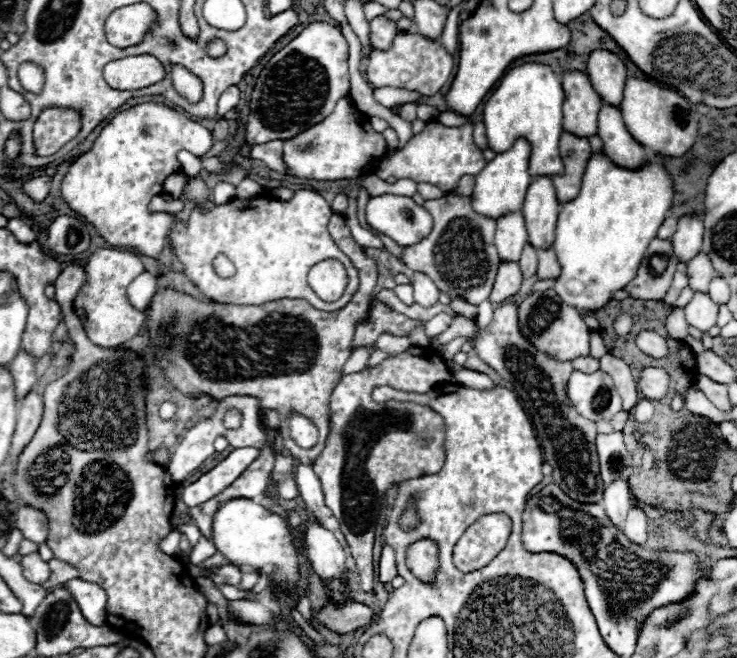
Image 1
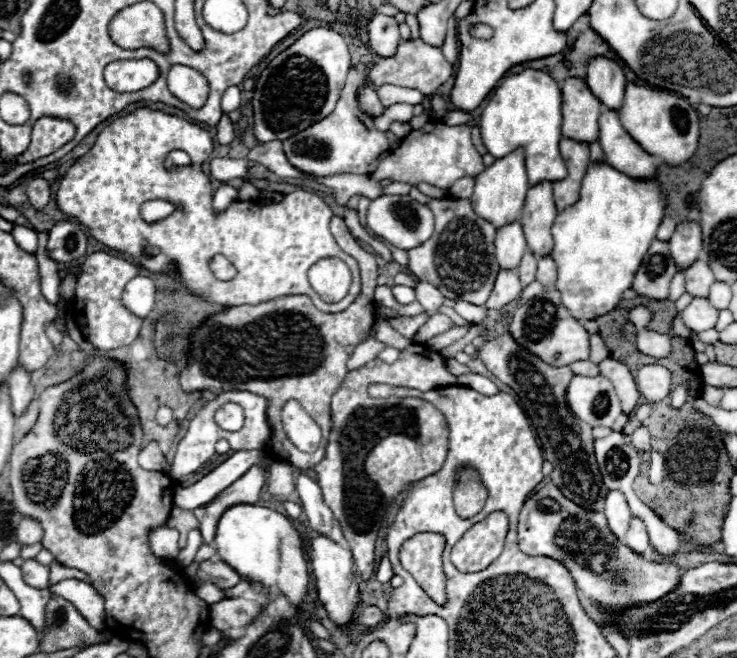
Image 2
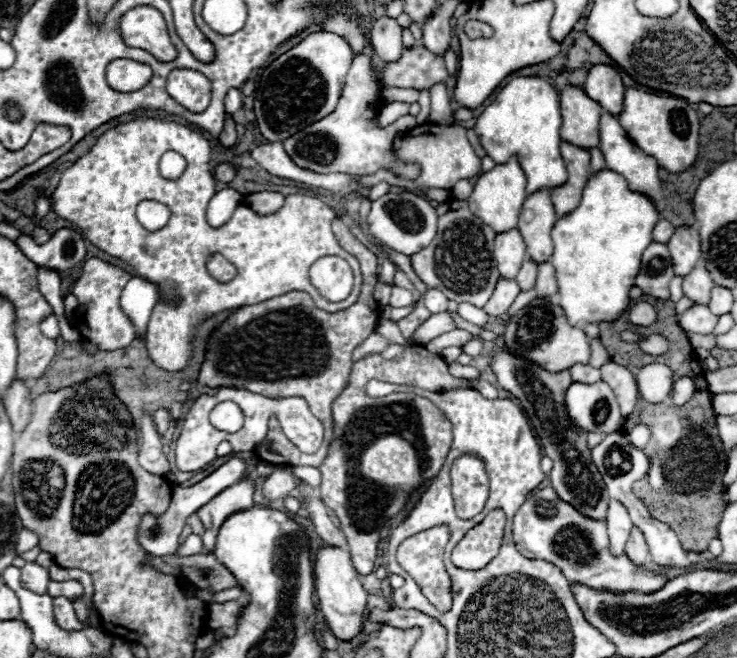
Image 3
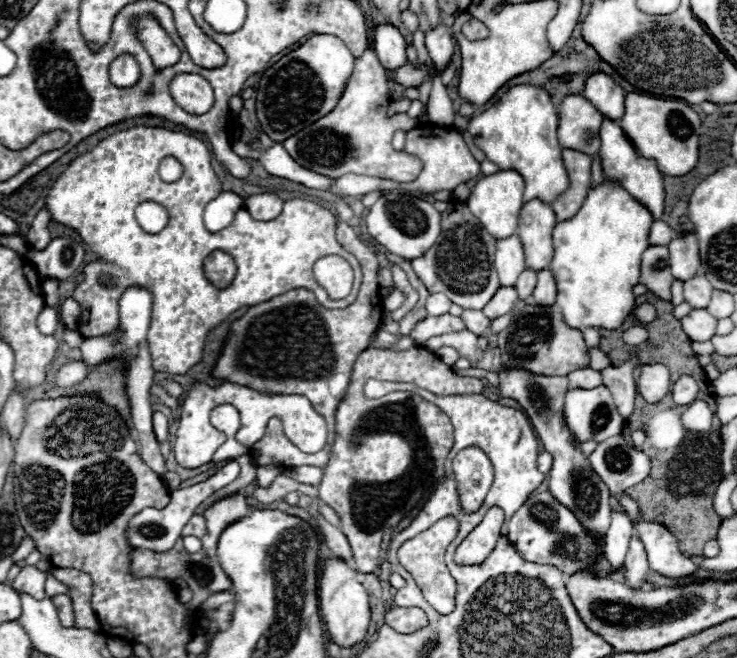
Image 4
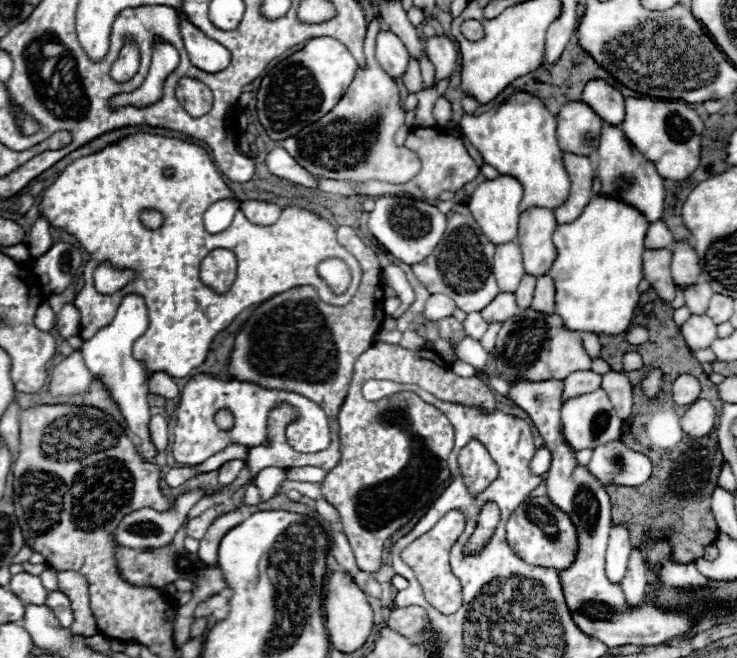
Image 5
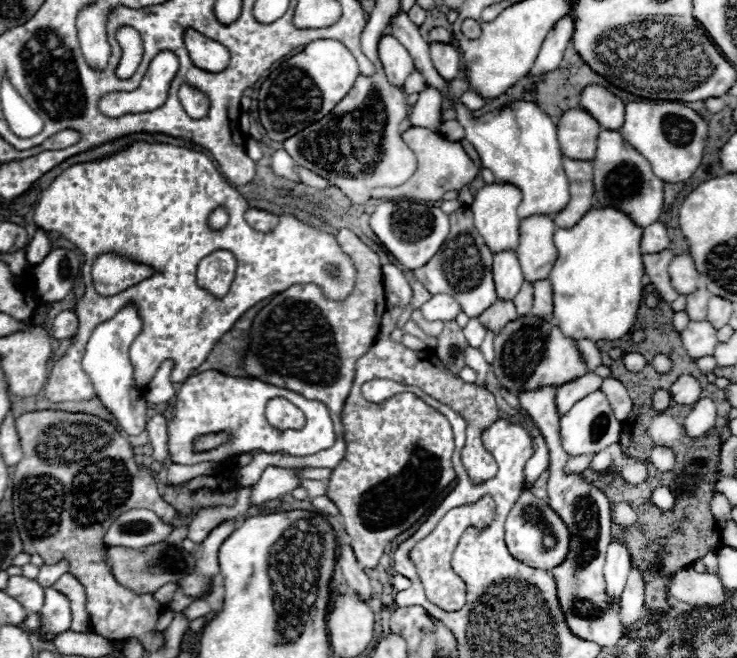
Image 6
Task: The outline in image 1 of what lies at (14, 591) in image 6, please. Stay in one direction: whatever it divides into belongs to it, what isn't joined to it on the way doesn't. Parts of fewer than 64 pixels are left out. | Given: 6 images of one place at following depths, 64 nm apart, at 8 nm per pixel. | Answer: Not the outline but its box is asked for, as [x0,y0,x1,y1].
[22,552,50,584]

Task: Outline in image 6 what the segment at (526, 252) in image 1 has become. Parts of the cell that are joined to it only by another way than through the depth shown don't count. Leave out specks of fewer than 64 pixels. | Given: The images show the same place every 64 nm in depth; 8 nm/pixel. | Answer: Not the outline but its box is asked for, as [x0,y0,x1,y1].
[514,282,532,316]

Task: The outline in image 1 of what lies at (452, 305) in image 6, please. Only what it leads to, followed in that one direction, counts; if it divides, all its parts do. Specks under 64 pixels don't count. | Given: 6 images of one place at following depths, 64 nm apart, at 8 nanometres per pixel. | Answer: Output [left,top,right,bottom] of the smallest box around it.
[412,272,440,308]

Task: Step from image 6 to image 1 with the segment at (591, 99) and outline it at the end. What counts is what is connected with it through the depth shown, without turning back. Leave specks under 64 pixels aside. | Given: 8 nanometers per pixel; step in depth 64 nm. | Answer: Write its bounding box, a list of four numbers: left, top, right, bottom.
[586,50,626,106]

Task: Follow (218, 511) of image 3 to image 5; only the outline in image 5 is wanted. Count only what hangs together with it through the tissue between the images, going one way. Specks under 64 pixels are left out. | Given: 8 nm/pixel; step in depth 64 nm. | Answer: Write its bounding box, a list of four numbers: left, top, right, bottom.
[198,510,244,566]

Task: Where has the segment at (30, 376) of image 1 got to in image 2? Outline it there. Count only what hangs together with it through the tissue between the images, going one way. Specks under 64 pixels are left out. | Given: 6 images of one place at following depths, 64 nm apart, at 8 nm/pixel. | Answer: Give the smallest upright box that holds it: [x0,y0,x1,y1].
[8,366,34,418]

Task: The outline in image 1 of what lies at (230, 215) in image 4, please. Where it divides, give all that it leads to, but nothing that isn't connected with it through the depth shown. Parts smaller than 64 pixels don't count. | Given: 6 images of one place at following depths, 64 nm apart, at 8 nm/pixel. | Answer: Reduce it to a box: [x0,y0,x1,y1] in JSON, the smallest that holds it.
[212,182,236,206]

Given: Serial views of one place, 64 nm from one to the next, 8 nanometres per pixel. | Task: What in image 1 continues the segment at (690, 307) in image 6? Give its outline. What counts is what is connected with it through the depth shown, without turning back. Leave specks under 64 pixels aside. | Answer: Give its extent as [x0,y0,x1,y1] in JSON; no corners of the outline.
[686,252,714,294]

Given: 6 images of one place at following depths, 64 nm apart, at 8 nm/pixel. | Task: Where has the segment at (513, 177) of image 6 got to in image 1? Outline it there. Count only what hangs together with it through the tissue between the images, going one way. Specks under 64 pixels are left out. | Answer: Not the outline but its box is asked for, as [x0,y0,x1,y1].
[484,64,564,176]

